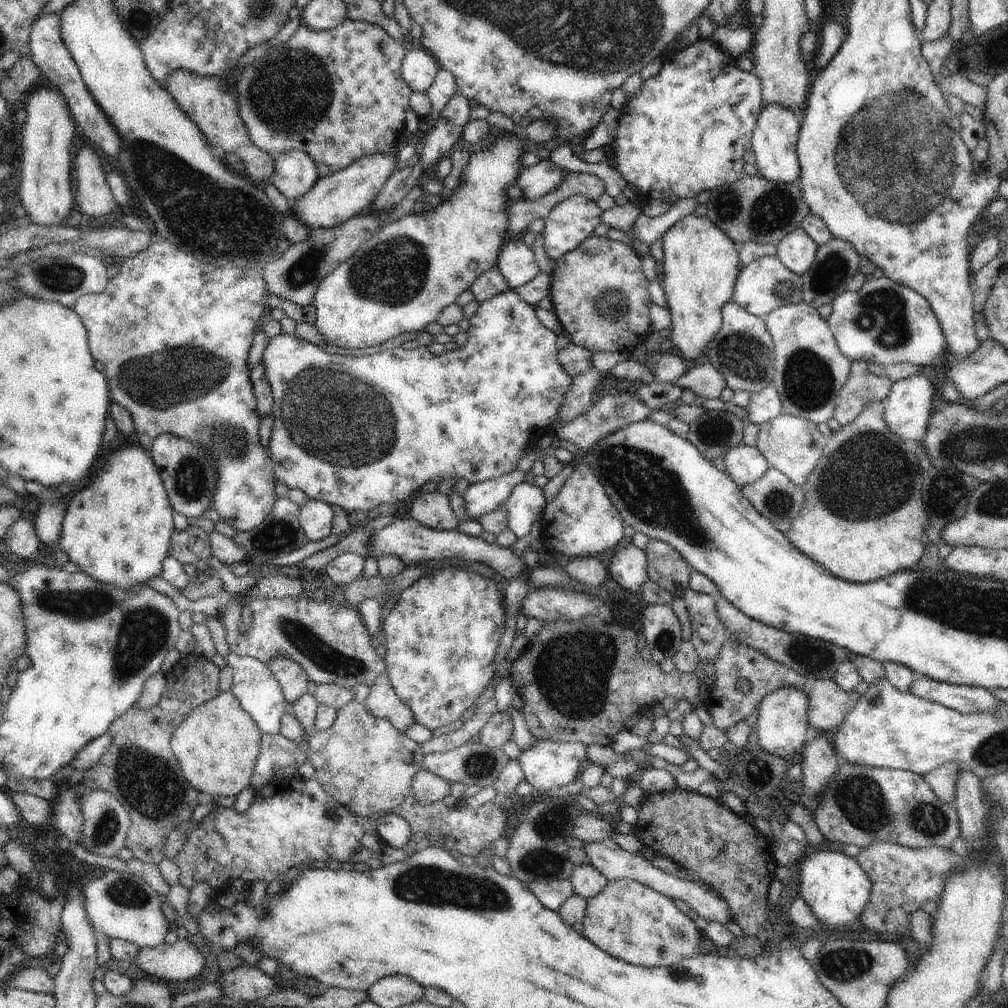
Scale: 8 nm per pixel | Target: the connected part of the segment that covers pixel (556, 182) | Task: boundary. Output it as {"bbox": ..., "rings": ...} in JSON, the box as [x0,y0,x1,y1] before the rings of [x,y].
{"bbox":[518,160,567,200],"rings":[[[541,160],[538,164],[530,166],[522,172],[522,176],[518,178],[518,186],[524,190],[526,194],[525,200],[538,200],[542,196],[546,196],[552,188],[556,190],[556,186],[560,186],[564,182],[564,176],[567,172],[561,170],[550,162],[550,160]]]}

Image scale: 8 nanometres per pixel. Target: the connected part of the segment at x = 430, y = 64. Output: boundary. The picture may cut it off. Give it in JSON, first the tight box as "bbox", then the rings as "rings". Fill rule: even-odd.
{"bbox":[401,48,439,93],"rings":[[[409,48],[402,62],[401,76],[414,93],[426,93],[432,87],[439,70],[439,64],[429,51]]]}

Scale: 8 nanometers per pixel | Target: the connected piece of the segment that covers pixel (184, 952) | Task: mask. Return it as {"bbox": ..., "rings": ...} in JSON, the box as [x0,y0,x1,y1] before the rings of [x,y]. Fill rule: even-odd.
{"bbox":[135,938,205,982],"rings":[[[184,938],[173,945],[164,942],[156,947],[140,947],[135,964],[160,980],[186,982],[201,974],[205,958],[194,943]]]}

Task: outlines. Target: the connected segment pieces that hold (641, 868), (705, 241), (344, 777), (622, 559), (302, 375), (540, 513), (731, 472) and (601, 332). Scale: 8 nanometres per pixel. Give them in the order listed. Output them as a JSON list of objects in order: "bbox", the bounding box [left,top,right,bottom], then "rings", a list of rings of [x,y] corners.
[{"bbox":[583,837,732,924],"rings":[[[609,837],[604,842],[600,843],[588,843],[583,848],[584,852],[588,854],[590,858],[590,865],[596,868],[608,881],[614,881],[619,879],[631,879],[656,890],[656,892],[668,896],[670,899],[679,899],[686,902],[700,917],[707,921],[715,921],[719,924],[728,924],[732,922],[732,912],[730,912],[730,906],[724,898],[716,896],[715,892],[712,892],[706,886],[699,884],[692,877],[687,880],[678,879],[673,874],[668,874],[659,868],[656,868],[652,862],[646,860],[640,853],[625,852],[622,848],[619,848],[615,842]]]},{"bbox":[660,213,740,364],"rings":[[[693,213],[666,232],[662,247],[663,279],[660,284],[671,318],[670,342],[674,344],[677,354],[692,364],[722,326],[722,308],[732,299],[734,282],[740,270],[739,246],[712,220]]]},{"bbox":[307,700,423,817],"rings":[[[354,700],[337,710],[337,718],[330,728],[316,730],[308,737],[307,752],[308,761],[316,769],[315,778],[324,792],[358,817],[374,817],[398,808],[411,795],[413,779],[423,770],[421,746],[394,728],[390,720],[373,716],[366,710],[365,704]]]},{"bbox":[607,543,649,593],"rings":[[[631,543],[617,548],[607,571],[614,581],[630,593],[641,592],[642,586],[649,581],[646,554]]]},{"bbox":[260,289,573,512],"rings":[[[514,289],[500,292],[498,296],[482,302],[476,313],[470,318],[468,340],[464,346],[442,356],[434,356],[427,347],[406,350],[401,347],[384,350],[370,356],[342,356],[320,350],[319,346],[302,339],[295,334],[278,334],[270,339],[263,351],[260,362],[264,364],[264,376],[272,392],[272,434],[269,452],[275,480],[281,490],[300,489],[309,499],[322,500],[328,505],[335,504],[349,512],[370,511],[380,505],[402,506],[426,483],[458,482],[465,479],[468,484],[476,484],[492,478],[510,474],[517,468],[518,461],[524,456],[524,450],[535,446],[543,437],[553,435],[554,422],[558,410],[564,404],[564,396],[570,390],[573,379],[558,364],[557,338],[554,332],[542,325],[533,307],[514,292]]]},{"bbox":[504,478,547,540],"rings":[[[527,478],[512,490],[504,504],[507,528],[517,540],[522,540],[530,532],[534,522],[544,520],[547,507],[544,490]]]},{"bbox":[723,444,770,486],"rings":[[[740,444],[723,459],[726,463],[725,473],[734,483],[738,482],[742,486],[759,480],[770,470],[770,462],[757,447]]]},{"bbox":[549,236,651,355],"rings":[[[618,236],[590,237],[573,252],[564,254],[551,276],[549,297],[562,329],[570,334],[571,343],[591,352],[625,352],[630,355],[646,341],[650,329],[651,304],[649,281],[644,276],[641,258]]]}]

